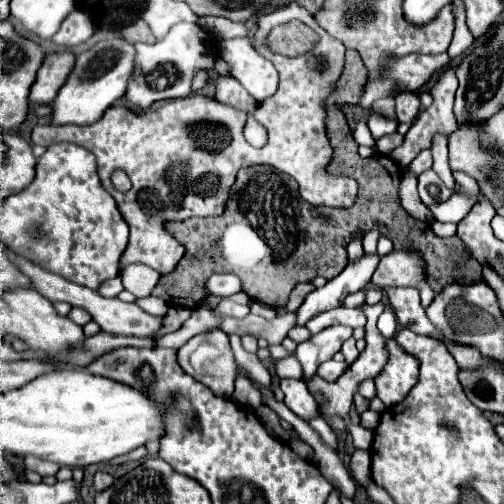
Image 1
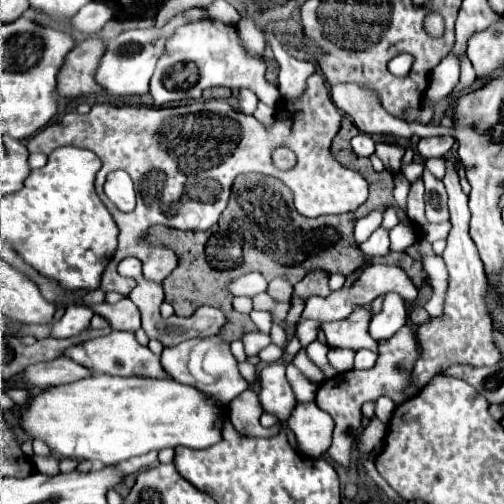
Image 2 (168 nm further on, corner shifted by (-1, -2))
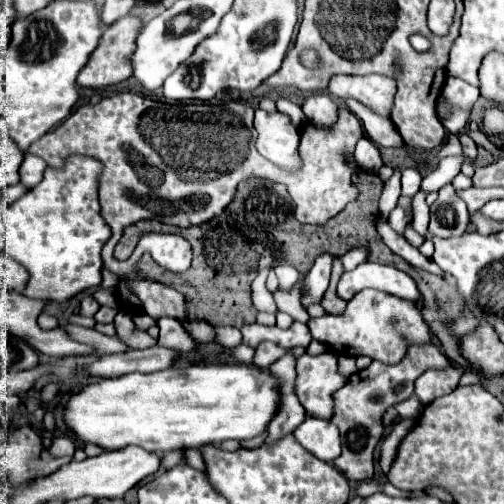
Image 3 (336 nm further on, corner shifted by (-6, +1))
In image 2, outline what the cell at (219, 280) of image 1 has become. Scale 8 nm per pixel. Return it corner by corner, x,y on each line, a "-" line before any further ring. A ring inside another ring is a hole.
249,273
249,275
245,275
245,277
235,279
235,281
229,285
229,289
231,289
233,295
255,297
255,295
267,291
267,285
269,285
269,283
265,281
265,277
263,277
261,273

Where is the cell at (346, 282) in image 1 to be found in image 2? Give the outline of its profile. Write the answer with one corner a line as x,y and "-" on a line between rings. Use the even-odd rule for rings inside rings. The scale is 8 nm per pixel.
379,227
371,237
369,241
361,243
361,249
367,253
367,255
387,255
389,253
389,231

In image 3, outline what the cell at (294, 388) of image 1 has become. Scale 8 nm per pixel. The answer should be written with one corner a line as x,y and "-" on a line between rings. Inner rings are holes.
306,416
306,420
294,430
294,438
302,448
324,462
332,462
340,456
340,432
338,426
328,420

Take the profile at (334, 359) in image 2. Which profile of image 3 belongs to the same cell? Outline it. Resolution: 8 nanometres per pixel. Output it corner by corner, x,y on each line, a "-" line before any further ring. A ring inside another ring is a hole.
304,354
296,360
296,394
306,408
306,414
318,418
332,416
332,394
344,386
346,378
338,374
336,354
320,356

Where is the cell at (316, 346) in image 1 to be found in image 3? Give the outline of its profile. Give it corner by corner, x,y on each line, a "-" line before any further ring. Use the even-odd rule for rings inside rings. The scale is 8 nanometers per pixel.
376,290
358,292
348,302
346,310
340,316
326,314
322,318
312,318
308,322
308,328
316,340
332,346
338,354
350,354
350,356
364,354
384,364
400,362
410,342
414,344
430,342
430,326
424,322
414,302
408,302
404,298
386,292
376,292
-
394,318
396,318
396,326
392,324

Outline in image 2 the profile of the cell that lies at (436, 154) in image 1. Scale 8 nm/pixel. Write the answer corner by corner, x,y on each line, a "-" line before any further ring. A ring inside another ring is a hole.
447,161
447,175
443,179
445,189
449,193
449,211
451,211
451,233
447,237
447,247
443,253
445,265
449,269
449,289
445,299
445,315
439,319
431,319
429,323
419,325
417,329
417,341
421,345
421,361
417,361
413,369
413,379
417,391
425,387
427,381
431,381
437,375
443,375
447,367
453,363
461,365
473,365
473,367
491,367
497,365
503,355
495,345
493,339
493,325
489,321
489,315
485,313
485,271
483,263
479,259
477,247
473,239
469,237
469,207
467,207
467,195
463,193
459,185
457,171
453,167
453,161

